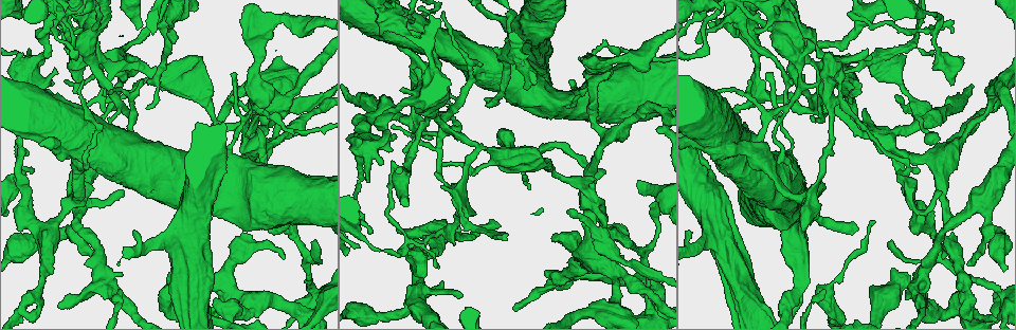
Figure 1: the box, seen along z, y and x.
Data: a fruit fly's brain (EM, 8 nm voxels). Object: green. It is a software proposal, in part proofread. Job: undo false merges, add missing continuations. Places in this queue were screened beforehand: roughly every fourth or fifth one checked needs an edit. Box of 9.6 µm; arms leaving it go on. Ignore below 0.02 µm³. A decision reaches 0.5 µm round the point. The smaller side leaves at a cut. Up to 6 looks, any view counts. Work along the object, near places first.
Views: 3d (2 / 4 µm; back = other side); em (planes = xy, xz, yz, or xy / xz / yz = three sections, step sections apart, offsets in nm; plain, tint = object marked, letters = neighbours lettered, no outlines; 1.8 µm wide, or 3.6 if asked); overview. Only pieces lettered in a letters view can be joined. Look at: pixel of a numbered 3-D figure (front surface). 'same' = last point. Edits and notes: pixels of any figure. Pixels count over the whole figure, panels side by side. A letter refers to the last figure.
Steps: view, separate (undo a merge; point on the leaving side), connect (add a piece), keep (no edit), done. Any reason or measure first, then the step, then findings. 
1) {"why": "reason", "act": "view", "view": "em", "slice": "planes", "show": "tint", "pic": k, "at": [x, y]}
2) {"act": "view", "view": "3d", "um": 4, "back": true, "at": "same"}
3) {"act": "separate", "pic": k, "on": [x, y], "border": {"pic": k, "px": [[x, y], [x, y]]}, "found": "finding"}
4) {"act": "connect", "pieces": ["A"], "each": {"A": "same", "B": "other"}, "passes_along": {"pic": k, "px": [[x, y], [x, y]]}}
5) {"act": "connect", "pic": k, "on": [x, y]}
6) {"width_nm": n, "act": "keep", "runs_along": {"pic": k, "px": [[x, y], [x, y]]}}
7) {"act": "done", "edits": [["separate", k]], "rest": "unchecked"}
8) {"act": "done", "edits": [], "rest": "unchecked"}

{"why": "an open end", "act": "view", "view": "3d", "um": 2, "pic": 1, "at": [749, 81]}

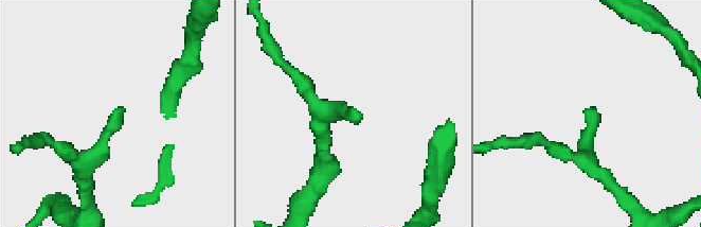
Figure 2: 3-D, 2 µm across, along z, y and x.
{"act": "view", "view": "em", "slice": "planes", "show": "letters", "pic": 2, "at": [352, 107]}

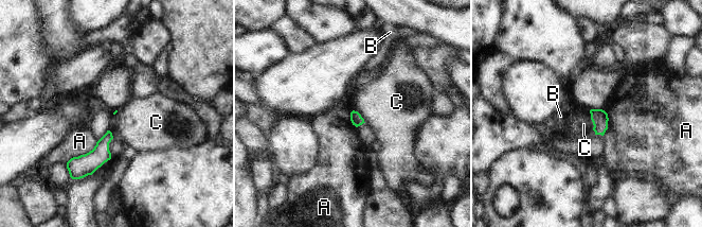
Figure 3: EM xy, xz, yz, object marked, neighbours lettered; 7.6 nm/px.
{"act": "keep", "each": {"A": "other", "B": "other", "C": "other"}, "border": {"pic": 3, "px": [[589, 110], [593, 129]]}, "found": "no lettered piece goes on from it"}

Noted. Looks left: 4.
{"why": "a fork", "act": "view", "view": "3d", "um": 4, "pic": 1, "at": [833, 103]}

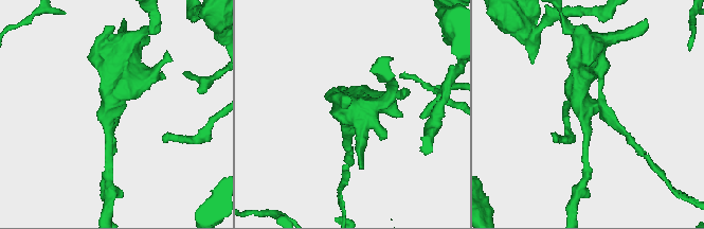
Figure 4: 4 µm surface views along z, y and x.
{"act": "view", "view": "em", "slice": "planes", "show": "tint", "pic": 4, "at": [591, 112]}

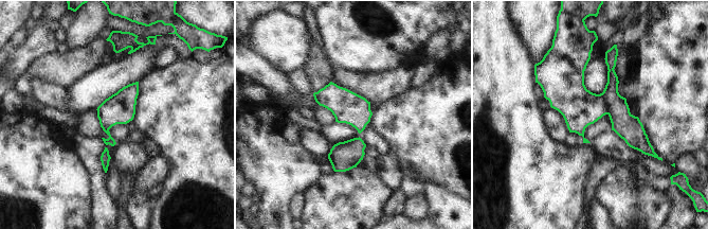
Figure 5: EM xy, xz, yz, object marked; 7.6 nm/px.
{"why": "see the neighbours", "act": "view", "view": "em", "slice": "planes", "show": "letters", "at": "same"}

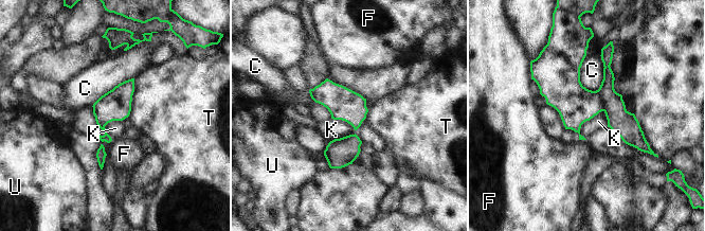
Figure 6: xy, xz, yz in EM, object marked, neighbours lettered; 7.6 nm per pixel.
{"longest_contact_nm": ["T", 300], "act": "separate", "pic": 6, "on": [576, 104], "each": {"C": "other", "F": "other", "K": "other", "T": "other", "U": "other"}, "border": {"pic": 6, "px": [[598, 89], [603, 110]]}, "found": "a second neuron is stuck on"}

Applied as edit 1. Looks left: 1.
{"act": "done", "edits": [["separate", 6]], "rest": "unchecked"}

